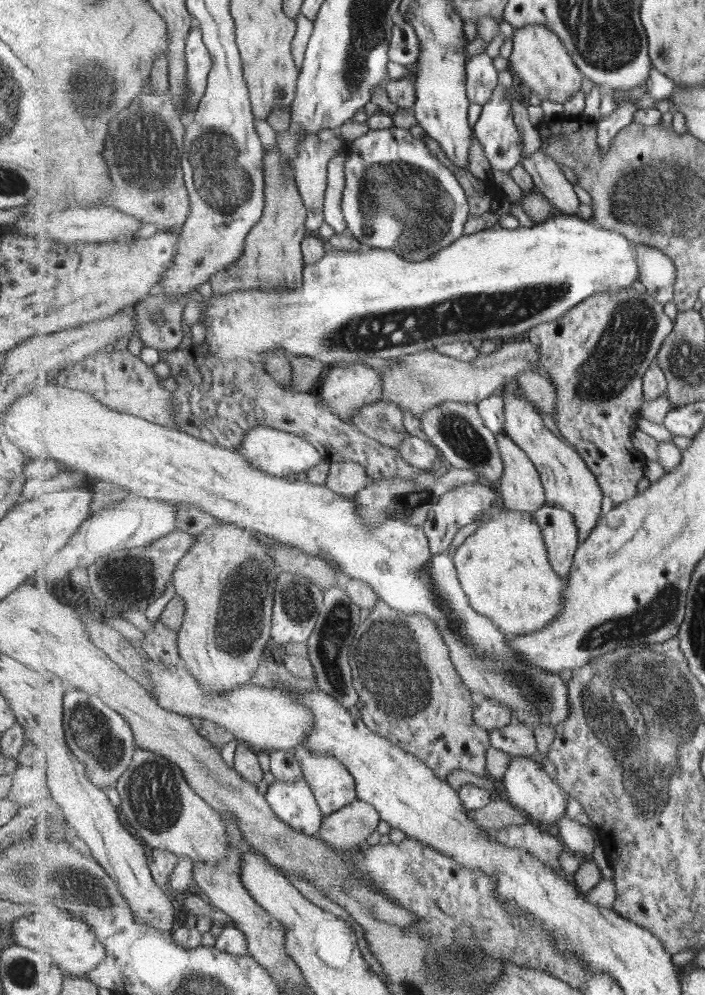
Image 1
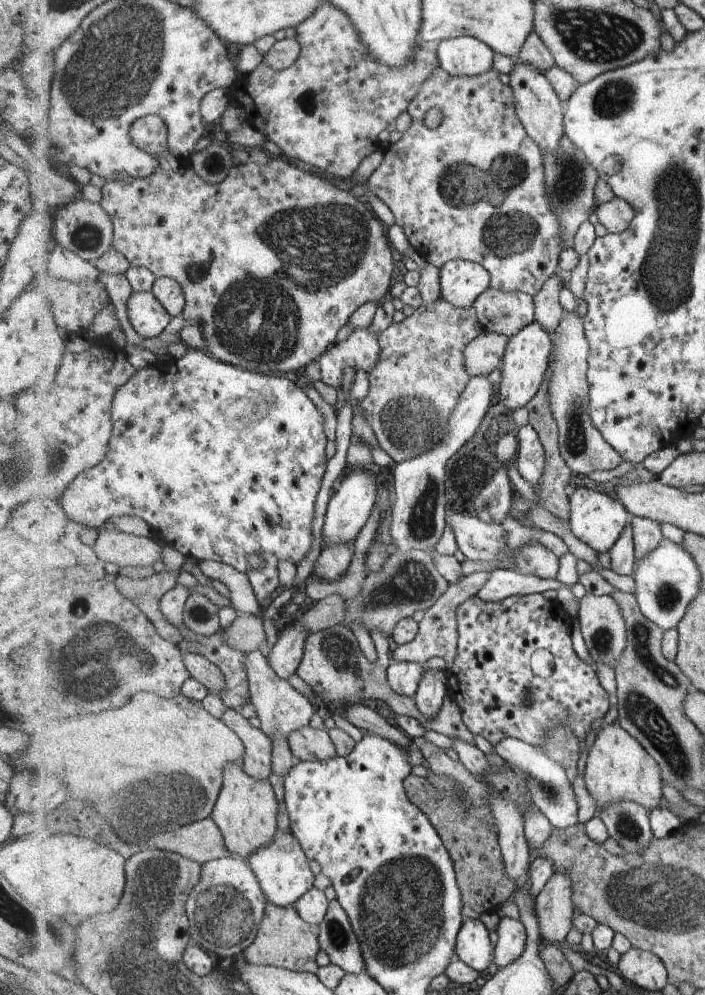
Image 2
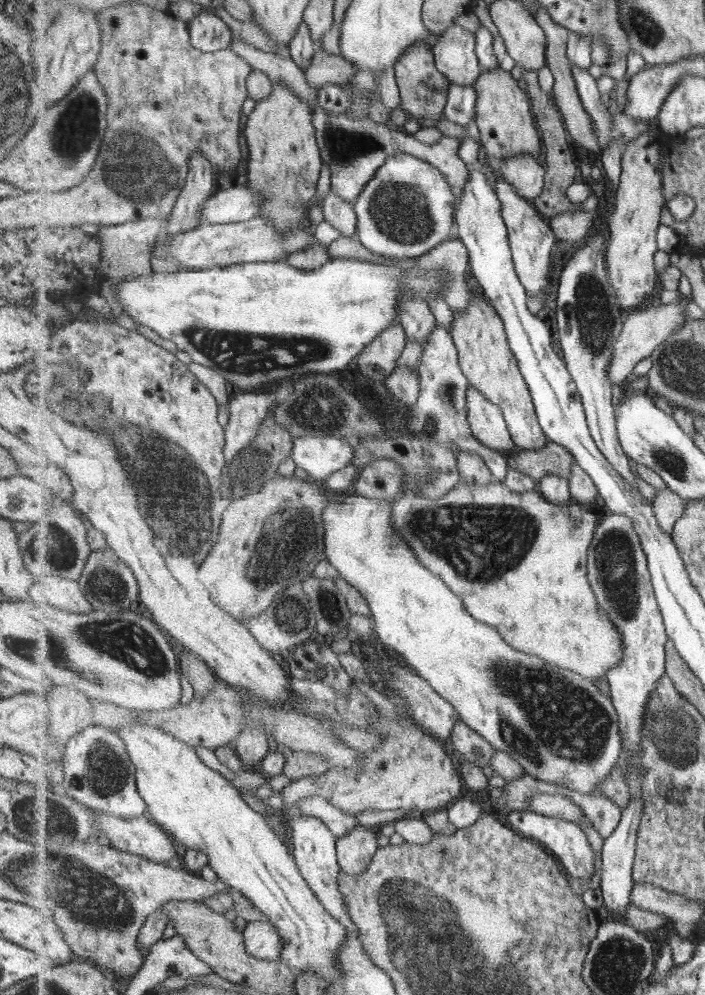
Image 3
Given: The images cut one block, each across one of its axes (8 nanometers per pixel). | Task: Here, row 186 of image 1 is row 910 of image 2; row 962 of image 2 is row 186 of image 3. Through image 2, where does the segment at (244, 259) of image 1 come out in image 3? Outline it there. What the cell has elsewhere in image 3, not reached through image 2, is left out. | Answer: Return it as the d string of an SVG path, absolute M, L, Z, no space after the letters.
M272 83L272 94L256 102L248 116L244 136L249 150L247 185L261 193L266 200L260 212L269 219L282 235L295 227L309 227L307 211L318 194L318 182L322 175L322 154L313 126L313 113L316 108L296 95L285 83Z

